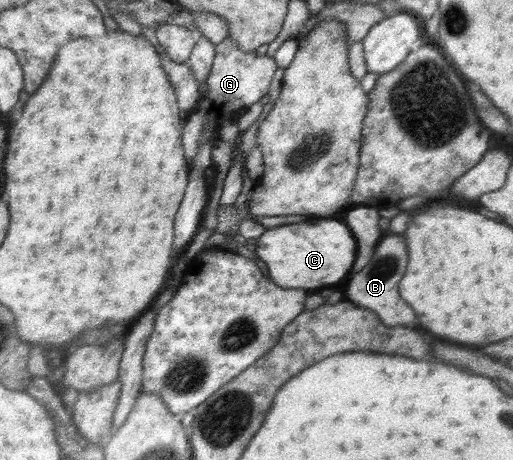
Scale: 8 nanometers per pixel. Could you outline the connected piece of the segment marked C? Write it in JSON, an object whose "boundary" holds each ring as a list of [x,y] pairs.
{"boundary":[[[318,220],[316,224],[288,224],[266,229],[256,239],[255,253],[266,262],[274,284],[282,288],[324,288],[342,280],[354,264],[356,240],[347,224],[338,220]]]}

